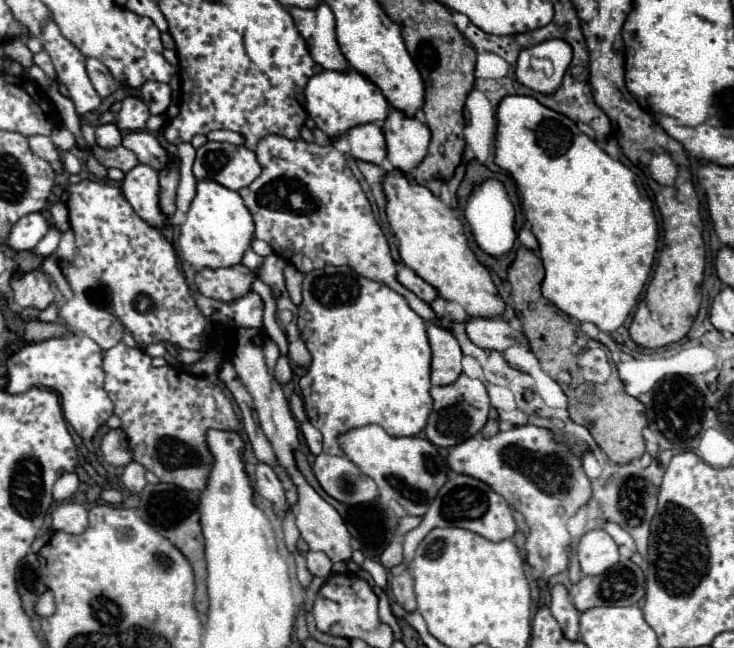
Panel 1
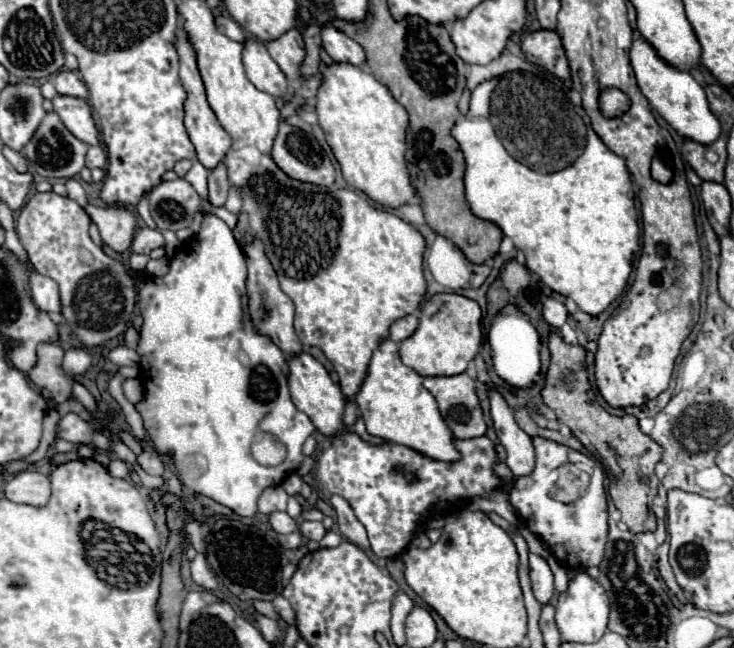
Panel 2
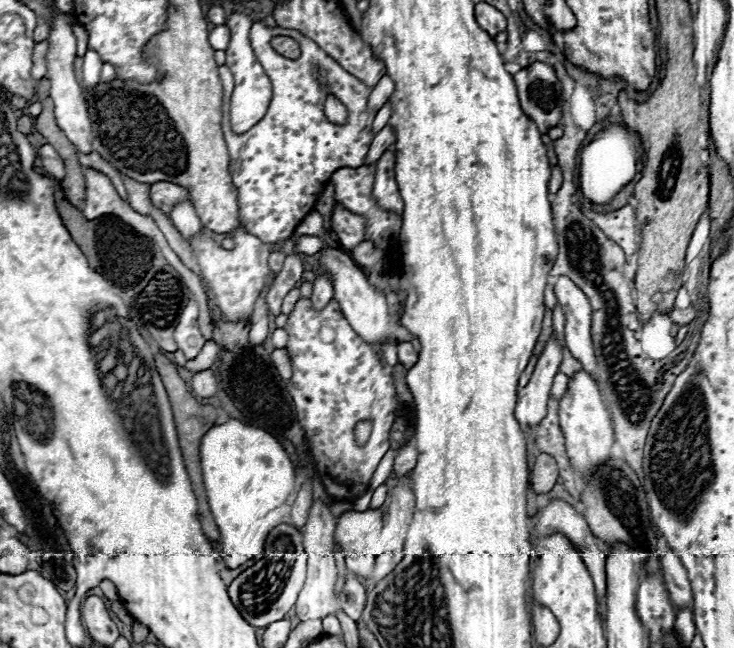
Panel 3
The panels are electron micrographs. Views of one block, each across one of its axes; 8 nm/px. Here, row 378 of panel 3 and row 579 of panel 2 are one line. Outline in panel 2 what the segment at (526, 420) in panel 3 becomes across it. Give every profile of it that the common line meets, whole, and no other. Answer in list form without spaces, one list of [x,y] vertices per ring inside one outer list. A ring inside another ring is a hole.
[[[530,554],[528,562],[530,562],[530,582],[534,598],[540,604],[548,604],[550,598],[554,596],[554,576],[542,556]]]

